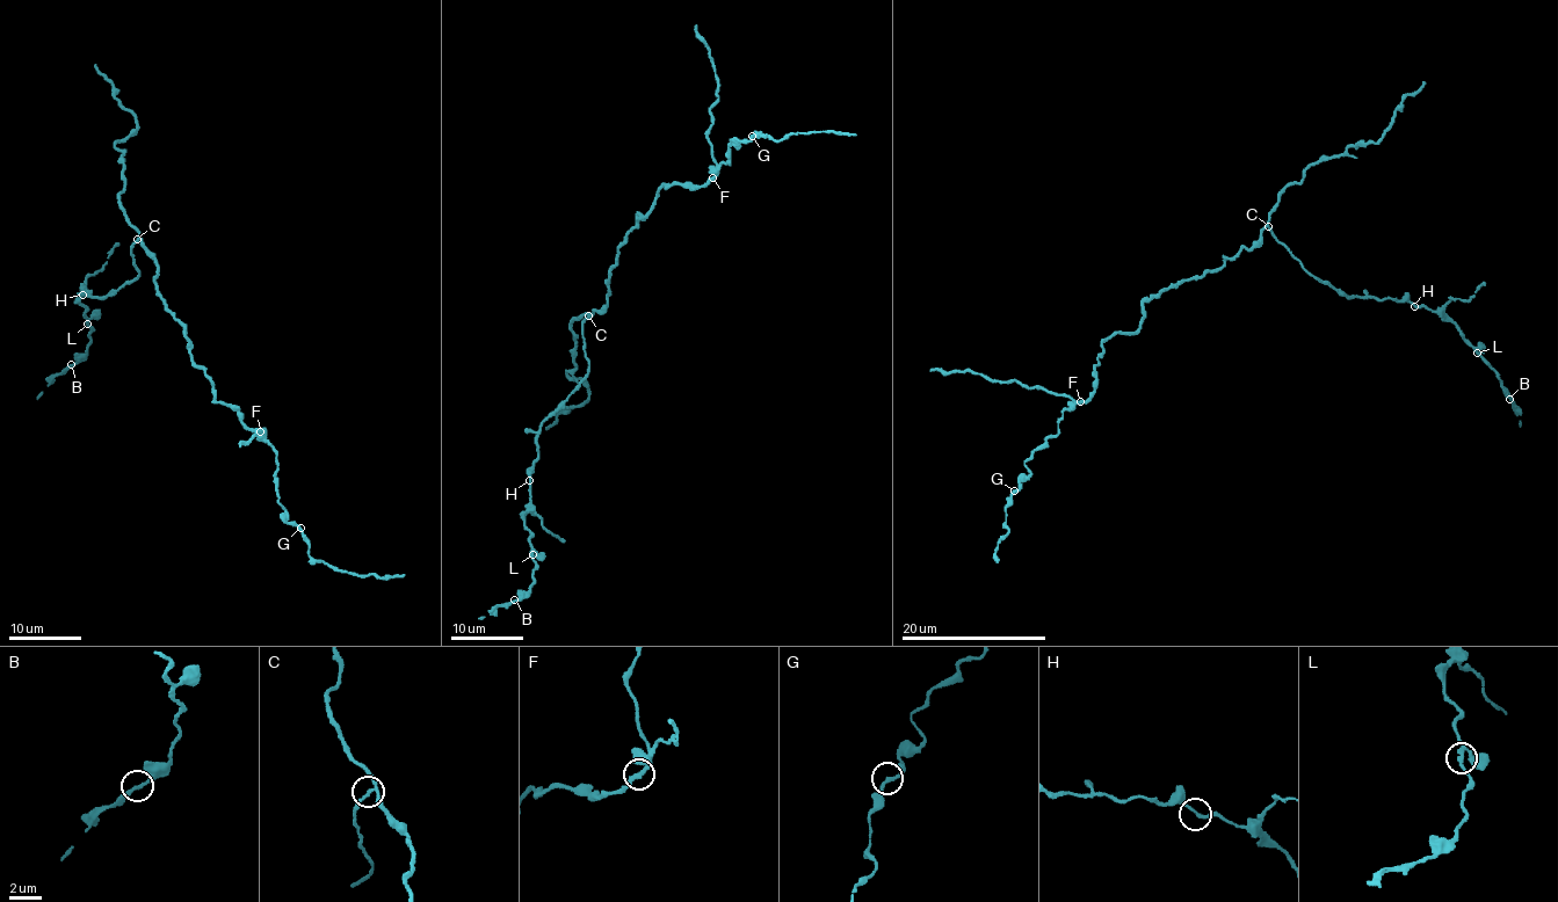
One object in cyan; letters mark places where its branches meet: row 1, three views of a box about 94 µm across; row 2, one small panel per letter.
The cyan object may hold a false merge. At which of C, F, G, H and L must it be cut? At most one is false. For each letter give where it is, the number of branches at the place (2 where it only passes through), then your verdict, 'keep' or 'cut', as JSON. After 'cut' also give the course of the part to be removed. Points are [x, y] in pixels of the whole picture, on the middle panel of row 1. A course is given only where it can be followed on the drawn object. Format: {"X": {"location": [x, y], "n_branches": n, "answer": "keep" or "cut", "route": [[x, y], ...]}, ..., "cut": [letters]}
{"C": {"location": [588, 315], "n_branches": 3, "answer": "keep"}, "F": {"location": [712, 177], "n_branches": 3, "answer": "keep"}, "G": {"location": [752, 136], "n_branches": 2, "answer": "keep"}, "H": {"location": [529, 480], "n_branches": 2, "answer": "keep"}, "L": {"location": [533, 554], "n_branches": 3, "answer": "keep"}, "cut": []}

